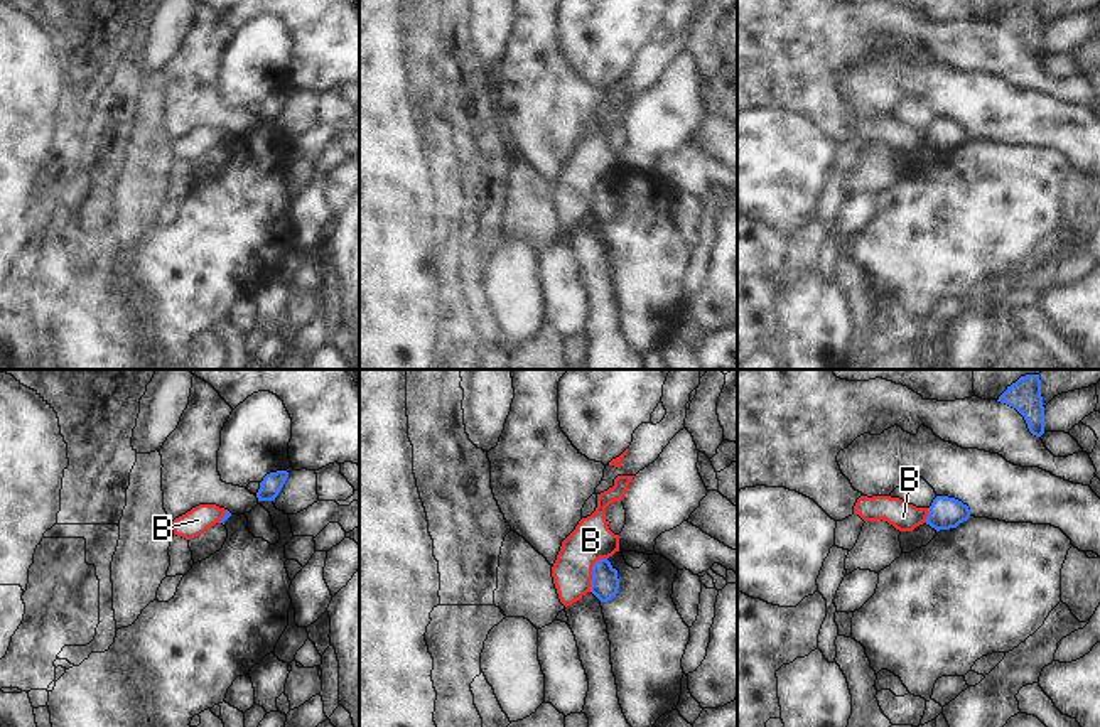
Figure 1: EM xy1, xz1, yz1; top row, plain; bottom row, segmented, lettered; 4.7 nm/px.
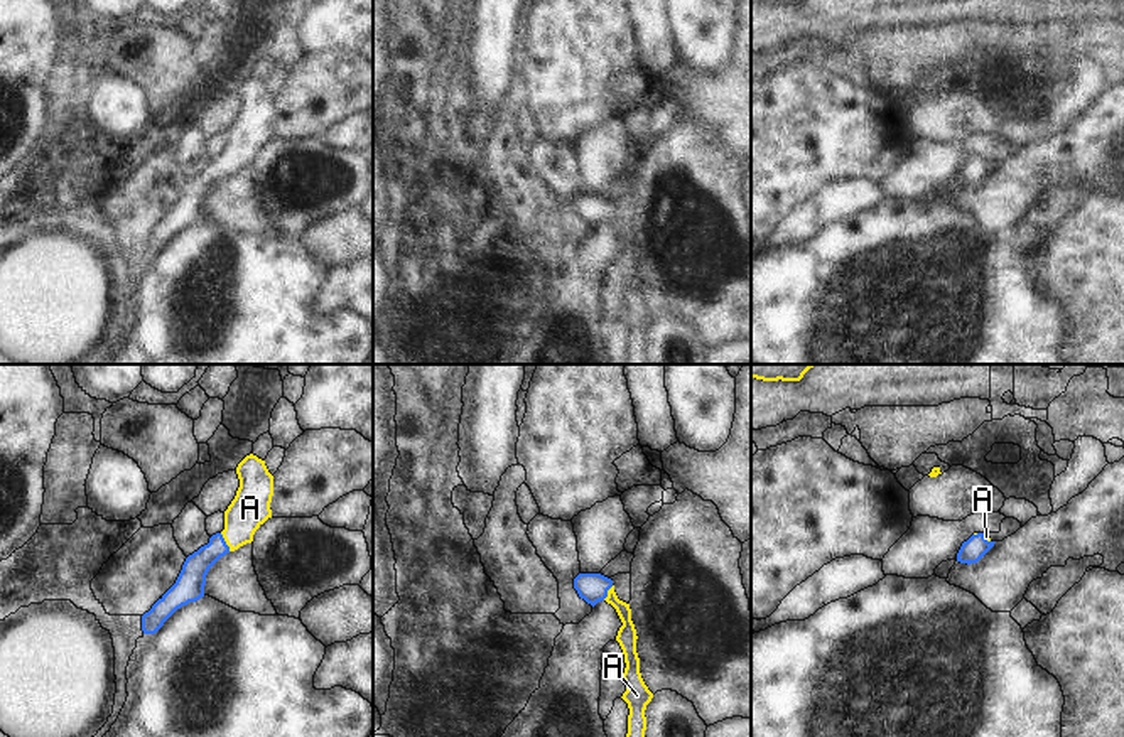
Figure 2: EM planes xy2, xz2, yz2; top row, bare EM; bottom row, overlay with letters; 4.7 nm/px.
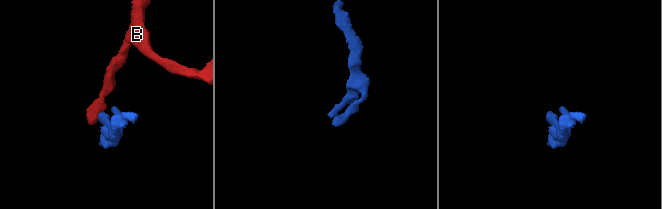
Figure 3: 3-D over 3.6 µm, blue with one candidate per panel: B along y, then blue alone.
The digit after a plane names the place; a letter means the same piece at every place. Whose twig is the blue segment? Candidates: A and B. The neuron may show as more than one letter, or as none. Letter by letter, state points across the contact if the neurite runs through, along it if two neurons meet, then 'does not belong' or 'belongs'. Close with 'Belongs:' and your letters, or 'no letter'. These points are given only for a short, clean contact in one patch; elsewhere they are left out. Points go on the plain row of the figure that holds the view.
A: across xy2 (191, 203), (193, 194), (225, 164), (250, 130) | belongs
B: along xz1 (606, 179), (594, 186), (589, 213) | does not belong
Belongs: A

